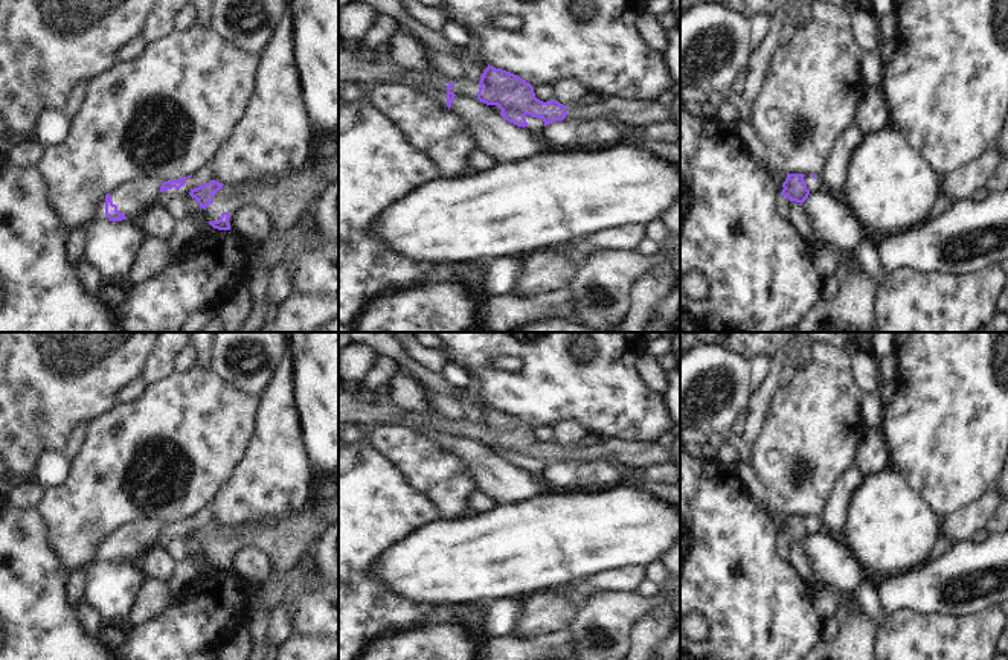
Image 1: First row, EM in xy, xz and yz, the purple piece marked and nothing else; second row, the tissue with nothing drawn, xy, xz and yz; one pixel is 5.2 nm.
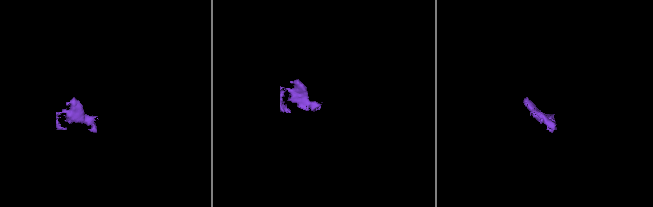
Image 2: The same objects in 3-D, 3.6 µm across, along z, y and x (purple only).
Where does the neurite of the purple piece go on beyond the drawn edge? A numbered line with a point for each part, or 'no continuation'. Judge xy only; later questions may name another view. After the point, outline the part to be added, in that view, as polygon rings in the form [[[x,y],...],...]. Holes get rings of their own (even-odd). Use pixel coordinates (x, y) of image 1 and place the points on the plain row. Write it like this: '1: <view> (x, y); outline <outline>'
1: xy (284, 540); outline [[[339,492],[317,506],[308,506],[284,517],[246,518],[224,526],[213,535],[213,544],[206,549],[209,562],[218,562],[229,553],[230,572],[236,567],[241,549],[258,549],[270,559],[276,575],[291,570],[308,546],[317,543],[323,532],[339,521]]]

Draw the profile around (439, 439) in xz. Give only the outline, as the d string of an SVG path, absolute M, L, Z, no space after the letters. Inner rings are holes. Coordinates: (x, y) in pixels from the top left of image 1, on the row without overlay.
M416 424L407 425L407 427L415 430L418 434L422 434L429 441L435 442L441 450L448 450L447 448L447 434L430 430L424 425L416 425Z

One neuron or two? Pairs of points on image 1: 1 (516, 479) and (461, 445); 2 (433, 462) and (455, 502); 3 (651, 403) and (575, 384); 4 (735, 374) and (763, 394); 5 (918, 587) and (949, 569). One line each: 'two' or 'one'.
1: one
2: one
3: one
4: two
5: one

